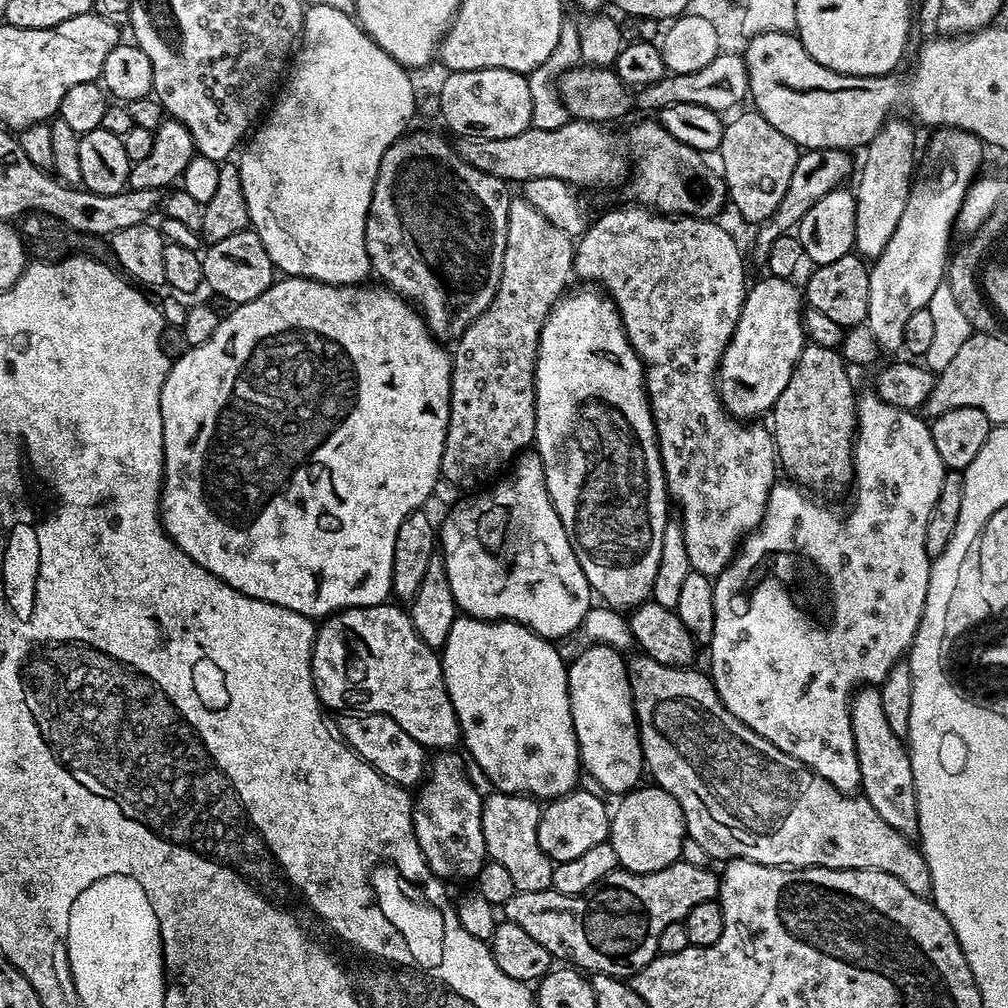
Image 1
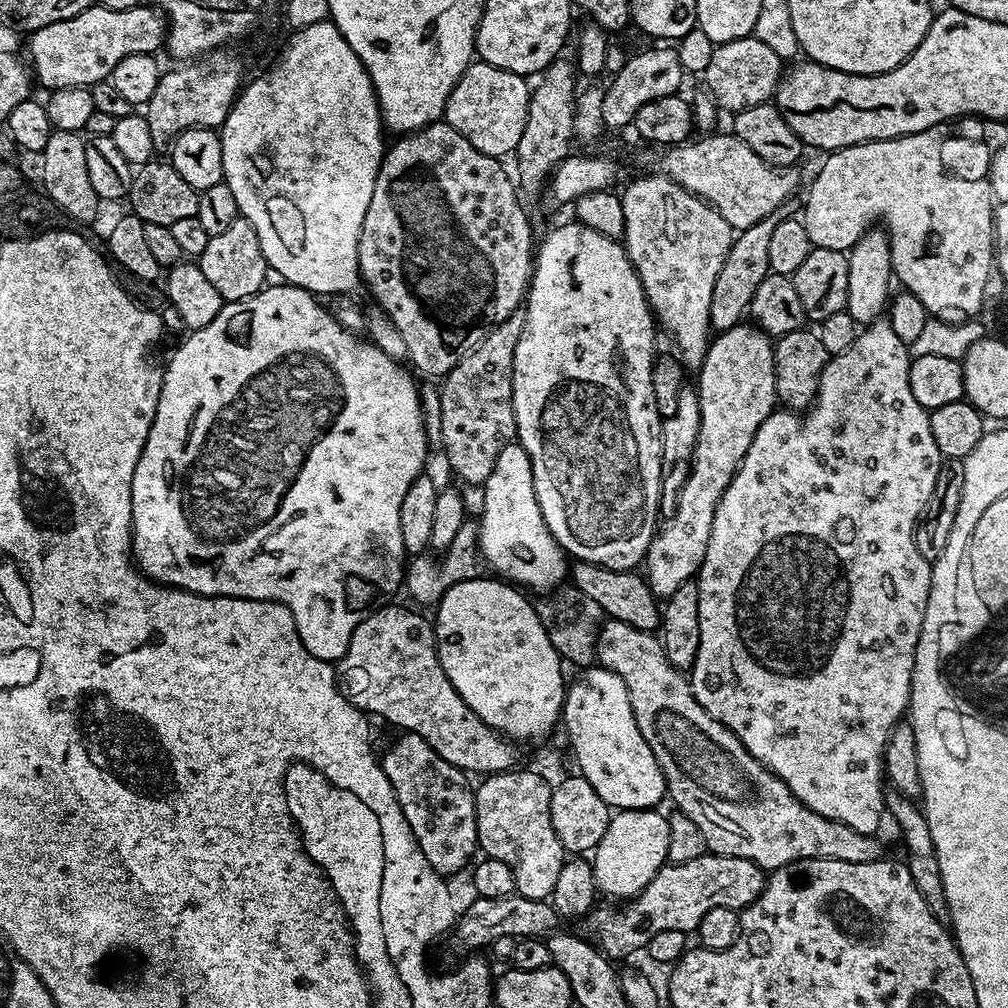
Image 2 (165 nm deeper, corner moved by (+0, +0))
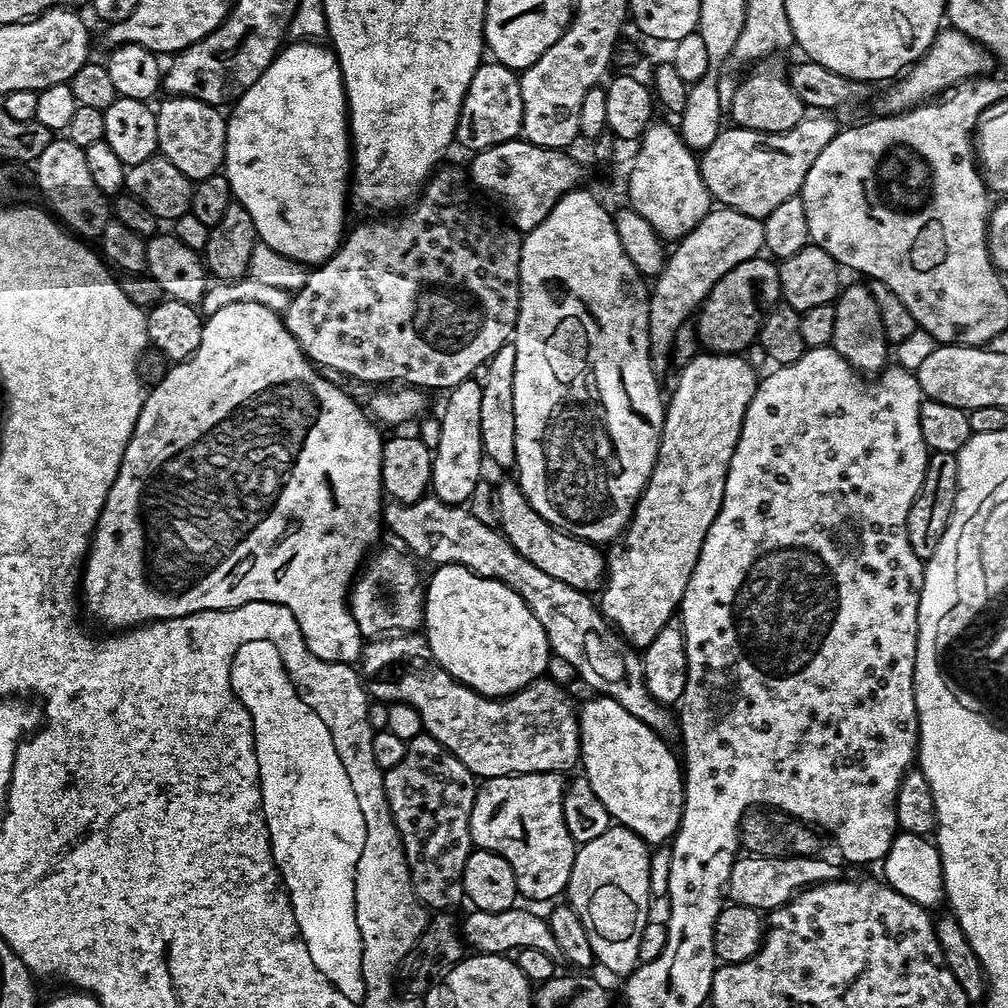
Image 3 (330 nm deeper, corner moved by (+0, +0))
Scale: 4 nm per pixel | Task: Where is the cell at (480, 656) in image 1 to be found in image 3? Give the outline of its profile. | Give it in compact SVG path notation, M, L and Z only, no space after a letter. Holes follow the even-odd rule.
M442 564L433 572L436 573L430 578L427 577L424 590L424 623L422 625L422 632L427 639L430 650L434 654L436 661L439 662L458 683L464 684L467 688L474 689L475 692L481 692L484 696L503 698L505 696L511 696L514 692L521 692L527 684L533 684L547 673L550 649L548 647L548 635L546 634L546 630L542 626L542 622L538 622L538 618L533 614L532 607L529 606L527 600L512 587L511 583L502 580L491 580L489 576L480 576L477 572L472 572L470 569L464 568L460 564Z

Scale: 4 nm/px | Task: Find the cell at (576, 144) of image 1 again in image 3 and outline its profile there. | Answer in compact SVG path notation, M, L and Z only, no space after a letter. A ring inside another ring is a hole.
M808 114L789 132L759 132L735 126L721 127L718 138L710 142L705 152L699 153L702 182L706 182L708 193L717 205L763 220L770 214L770 210L774 210L781 202L786 202L786 198L799 196L806 174L810 174L810 166L814 166L814 158L818 158L818 154L826 150L828 143L837 134L838 125L832 120L835 119L828 114Z

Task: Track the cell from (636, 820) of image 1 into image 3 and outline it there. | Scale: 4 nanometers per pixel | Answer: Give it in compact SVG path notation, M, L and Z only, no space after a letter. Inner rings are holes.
M613 826L606 834L579 845L566 889L567 903L582 918L582 926L590 938L596 964L619 978L627 977L640 963L638 942L642 930L650 923L651 855L649 845L629 828Z

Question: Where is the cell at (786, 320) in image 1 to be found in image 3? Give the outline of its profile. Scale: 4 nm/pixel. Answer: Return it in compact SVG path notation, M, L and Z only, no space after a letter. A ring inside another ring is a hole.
M701 351L679 372L680 377L672 388L672 397L669 395L666 400L654 470L638 498L627 528L607 549L606 583L598 593L598 607L604 613L605 620L637 650L648 648L658 635L658 630L673 623L677 615L680 599L686 594L686 586L690 582L690 574L694 574L702 542L706 542L706 534L720 513L730 458L734 458L742 422L746 418L746 406L750 406L750 398L754 398L758 383L754 365L743 355L730 352Z

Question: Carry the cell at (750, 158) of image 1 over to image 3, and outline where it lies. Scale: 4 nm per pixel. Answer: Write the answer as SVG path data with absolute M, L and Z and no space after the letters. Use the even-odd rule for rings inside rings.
M779 55L765 56L763 60L755 61L752 73L732 92L730 100L730 120L738 128L758 130L759 132L789 132L802 122L806 109L802 98L794 94L788 82L786 64Z

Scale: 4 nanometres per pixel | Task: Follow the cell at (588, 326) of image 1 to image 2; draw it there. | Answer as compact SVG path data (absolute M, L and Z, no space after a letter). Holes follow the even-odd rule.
M571 223L558 225L541 244L539 241L534 252L532 279L526 293L526 307L523 309L524 329L522 338L518 338L518 350L514 350L512 401L516 415L516 440L526 450L526 454L530 454L534 494L538 498L542 518L565 553L569 557L576 556L572 558L577 561L585 560L603 568L626 572L645 563L652 538L658 531L656 520L660 516L660 415L654 402L652 385L652 339L657 329L654 327L652 308L648 305L644 287L628 253L624 251L623 243L606 238L606 234L598 234L598 230L590 230L590 226L585 224Z

